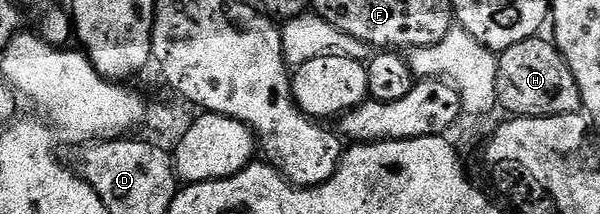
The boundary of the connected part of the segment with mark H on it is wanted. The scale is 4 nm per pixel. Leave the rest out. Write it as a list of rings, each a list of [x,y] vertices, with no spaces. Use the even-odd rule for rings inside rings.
[[[548,37],[528,38],[500,51],[497,60],[497,104],[504,113],[519,118],[563,116],[582,109],[579,84],[563,60],[556,45]]]

